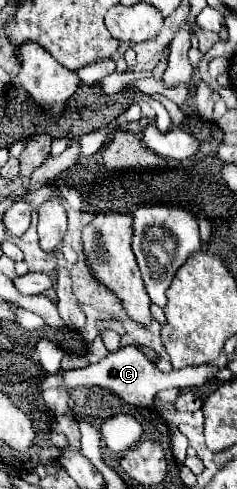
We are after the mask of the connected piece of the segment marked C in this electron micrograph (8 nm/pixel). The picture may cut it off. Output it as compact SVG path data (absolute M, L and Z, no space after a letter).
M126 345L114 353L108 353L102 361L98 363L92 363L88 365L86 369L74 369L74 371L64 371L62 377L60 375L48 375L44 381L42 381L42 389L48 389L48 387L60 387L64 385L66 389L74 389L74 387L92 387L92 385L98 385L98 387L104 387L104 389L110 389L114 391L120 399L124 399L126 403L130 405L138 405L138 407L148 407L154 403L154 397L156 393L160 393L162 389L168 389L168 387L180 387L180 389L190 389L190 387L198 387L198 385L204 385L206 379L214 377L218 369L216 367L184 367L184 369L172 369L168 373L162 373L152 361L148 361L144 357L144 353L134 347L134 345Z

